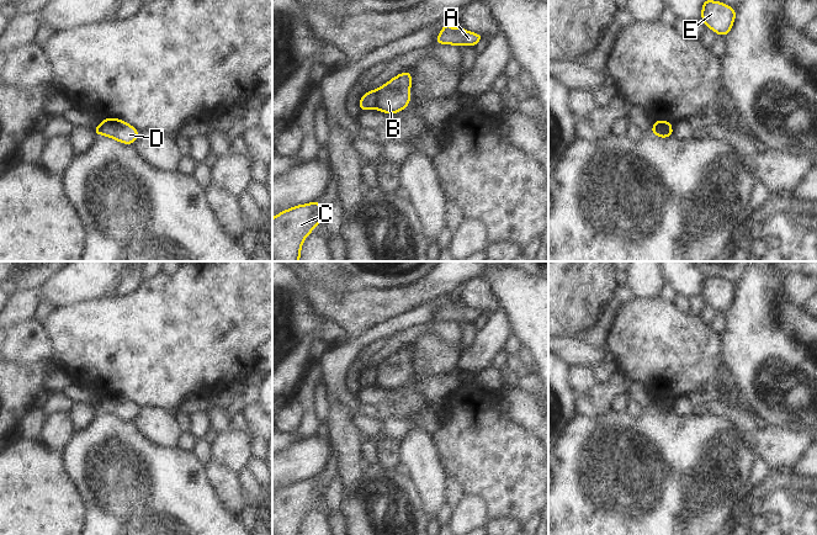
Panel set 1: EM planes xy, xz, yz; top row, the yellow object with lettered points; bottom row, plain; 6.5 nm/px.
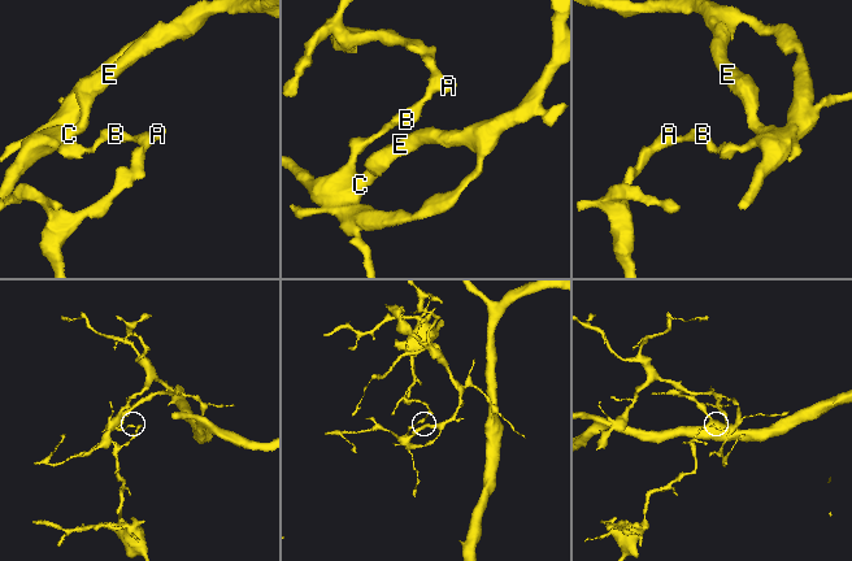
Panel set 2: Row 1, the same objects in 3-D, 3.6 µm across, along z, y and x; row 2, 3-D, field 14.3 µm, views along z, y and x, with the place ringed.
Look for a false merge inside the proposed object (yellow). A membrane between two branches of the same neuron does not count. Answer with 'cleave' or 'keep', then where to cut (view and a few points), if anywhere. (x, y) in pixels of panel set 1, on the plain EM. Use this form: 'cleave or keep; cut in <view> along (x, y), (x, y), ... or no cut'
cleave; cut in yz along (652, 406), (664, 407), (669, 412)

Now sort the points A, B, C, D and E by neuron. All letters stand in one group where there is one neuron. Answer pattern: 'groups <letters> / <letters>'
groups A B D / C E

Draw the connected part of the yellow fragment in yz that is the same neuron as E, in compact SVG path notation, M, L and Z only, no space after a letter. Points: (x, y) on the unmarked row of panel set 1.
M704 276L701 295L705 303L713 306L717 312L727 312L736 295L736 285L720 277Z

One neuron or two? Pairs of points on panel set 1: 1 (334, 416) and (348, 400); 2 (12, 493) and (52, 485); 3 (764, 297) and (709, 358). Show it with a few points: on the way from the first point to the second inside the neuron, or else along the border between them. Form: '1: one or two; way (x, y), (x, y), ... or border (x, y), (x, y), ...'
1: two; border (329, 402), (343, 404), (353, 413)
2: one; way (22, 493), (42, 493)
3: two; border (720, 334), (720, 356), (723, 363)

